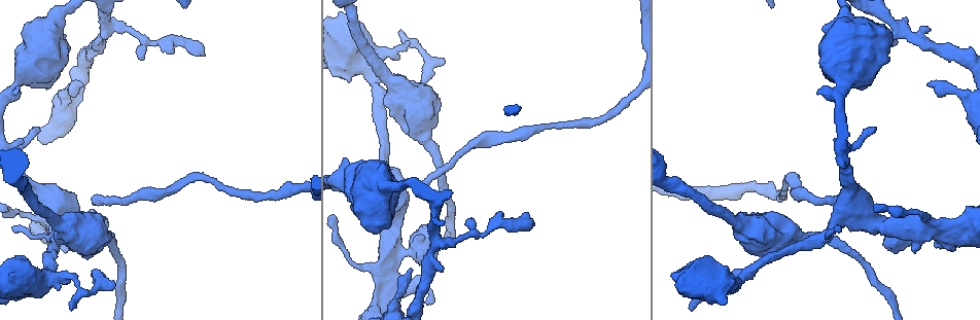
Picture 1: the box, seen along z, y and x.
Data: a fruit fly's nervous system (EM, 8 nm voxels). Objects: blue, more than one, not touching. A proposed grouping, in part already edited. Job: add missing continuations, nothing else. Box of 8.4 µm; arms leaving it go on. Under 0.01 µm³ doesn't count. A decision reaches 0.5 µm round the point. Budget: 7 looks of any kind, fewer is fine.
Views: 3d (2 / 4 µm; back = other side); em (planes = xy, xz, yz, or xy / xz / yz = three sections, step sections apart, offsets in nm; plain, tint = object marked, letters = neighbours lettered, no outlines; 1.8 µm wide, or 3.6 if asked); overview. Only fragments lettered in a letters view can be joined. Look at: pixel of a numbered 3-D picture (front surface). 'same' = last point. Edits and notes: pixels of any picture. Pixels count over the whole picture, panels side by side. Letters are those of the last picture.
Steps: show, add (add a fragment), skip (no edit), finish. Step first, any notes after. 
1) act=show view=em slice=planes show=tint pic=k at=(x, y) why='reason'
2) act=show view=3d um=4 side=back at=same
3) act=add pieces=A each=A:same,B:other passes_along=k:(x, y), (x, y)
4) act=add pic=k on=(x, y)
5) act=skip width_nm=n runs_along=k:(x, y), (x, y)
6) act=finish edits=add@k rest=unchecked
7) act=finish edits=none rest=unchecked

act=show view=em slice=planes show=tint pic=1 at=(81, 85) why='an open end'

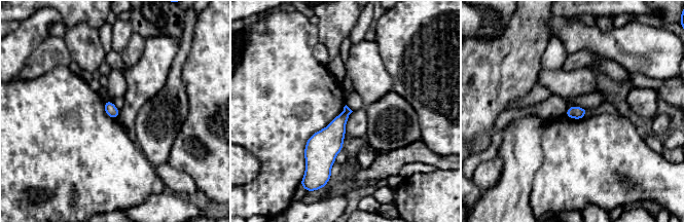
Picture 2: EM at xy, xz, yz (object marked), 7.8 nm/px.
act=show view=em slice=planes show=letters at=same

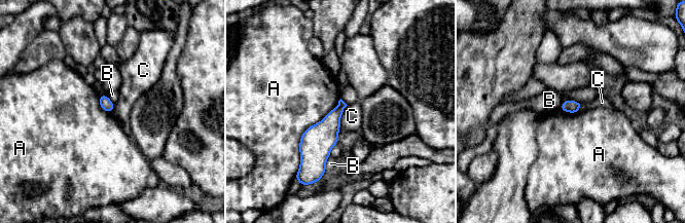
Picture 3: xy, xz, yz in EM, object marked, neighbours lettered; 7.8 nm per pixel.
act=skip each=A:other,B:other,C:other border=3:(348, 105), (343, 112), (339, 128) found='no lettered fragment goes on from it'

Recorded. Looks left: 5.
act=show view=em um=3.6 slice=planes show=tint pic=1 at=(35, 128) why='free end'

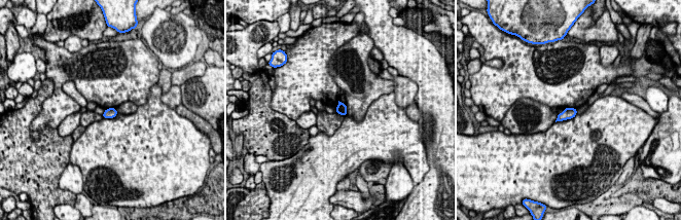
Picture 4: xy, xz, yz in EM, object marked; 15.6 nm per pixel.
act=show view=em um=3.6 slice=planes show=letters at=same why='what lies round it'

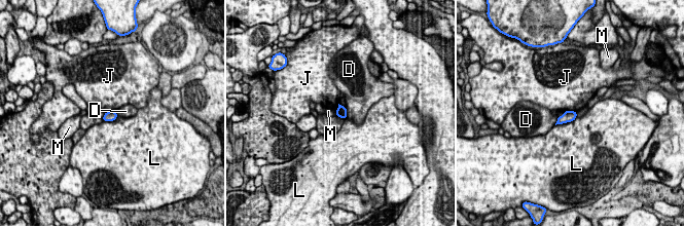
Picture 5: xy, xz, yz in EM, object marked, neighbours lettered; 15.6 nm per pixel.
act=skip longest_contact=L:360nm each=D:other,J:other,L:other,M:other border=5:(565, 110), (574, 110), (576, 112) found='no lettered fragment goes on from it'

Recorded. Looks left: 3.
act=show view=3d um=4 pic=1 at=(72, 274)

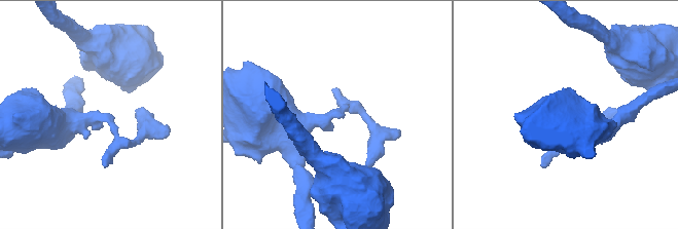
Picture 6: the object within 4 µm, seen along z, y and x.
act=show view=em slice=planes show=plain pic=6 at=(332, 116) why='now the EM'

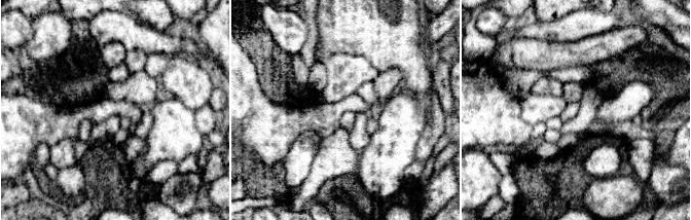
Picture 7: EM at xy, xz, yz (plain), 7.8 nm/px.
act=show view=em slice=planes show=letters at=same why='what lies round it'

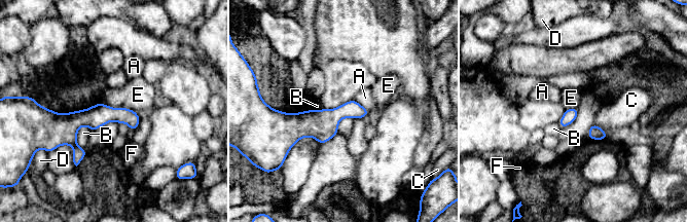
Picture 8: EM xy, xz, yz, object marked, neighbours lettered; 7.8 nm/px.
act=skip width_nm=110 each=A:other,B:other,C:other,D:other,E:other,F:other runs_along=8:(51, 119), (125, 115), (137, 120) found='no lettered fragment goes on from it'

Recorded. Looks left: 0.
act=finish edits=none rest=unchecked

